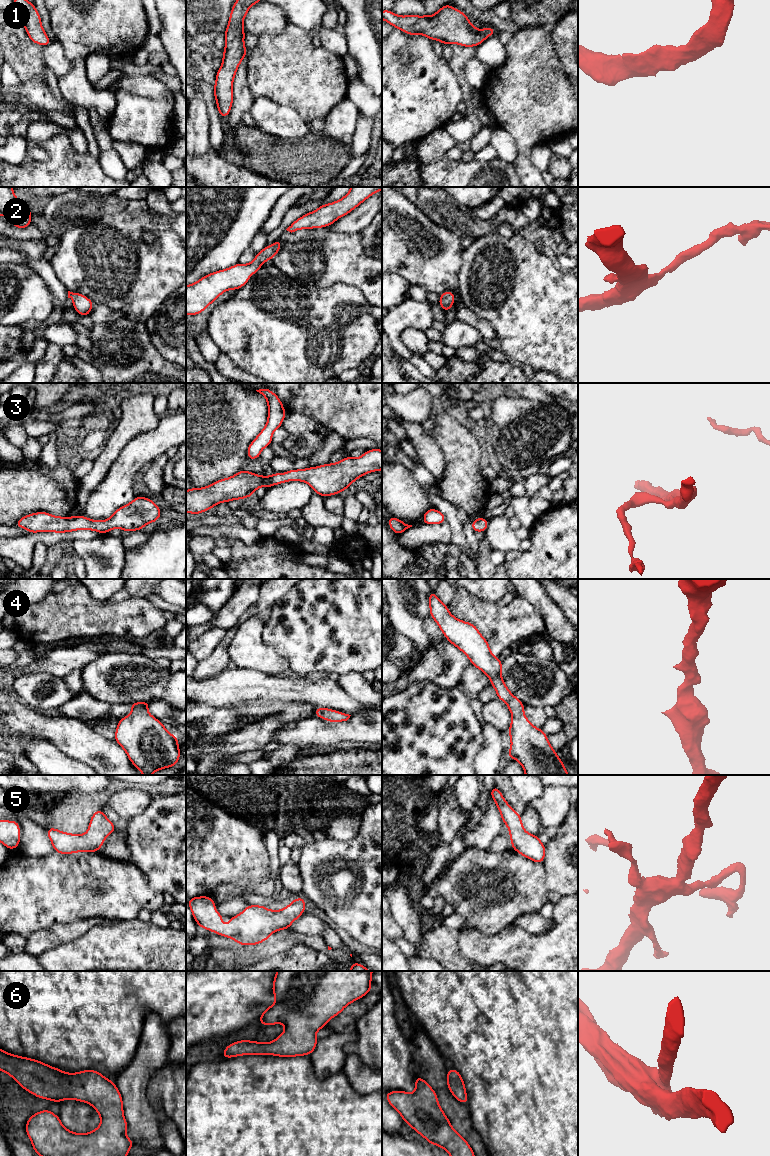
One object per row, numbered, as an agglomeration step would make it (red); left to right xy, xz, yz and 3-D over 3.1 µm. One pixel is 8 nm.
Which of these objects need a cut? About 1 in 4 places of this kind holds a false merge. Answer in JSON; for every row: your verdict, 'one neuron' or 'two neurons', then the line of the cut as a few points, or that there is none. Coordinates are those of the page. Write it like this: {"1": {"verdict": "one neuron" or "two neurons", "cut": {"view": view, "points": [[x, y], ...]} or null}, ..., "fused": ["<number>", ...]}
{"1": {"verdict": "one neuron", "cut": null}, "2": {"verdict": "one neuron", "cut": null}, "3": {"verdict": "one neuron", "cut": null}, "4": {"verdict": "one neuron", "cut": null}, "5": {"verdict": "one neuron", "cut": null}, "6": {"verdict": "one neuron", "cut": null}, "fused": []}

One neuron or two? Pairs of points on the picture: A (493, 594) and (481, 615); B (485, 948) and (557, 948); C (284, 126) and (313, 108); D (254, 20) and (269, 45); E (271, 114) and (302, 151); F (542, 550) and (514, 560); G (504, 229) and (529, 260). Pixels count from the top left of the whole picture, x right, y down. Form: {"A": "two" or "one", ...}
{"A": "two", "B": "one", "C": "two", "D": "two", "E": "two", "F": "one", "G": "two"}

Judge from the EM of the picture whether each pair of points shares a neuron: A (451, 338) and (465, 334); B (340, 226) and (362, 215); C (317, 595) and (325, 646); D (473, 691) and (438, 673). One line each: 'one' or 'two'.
A: one
B: one
C: one
D: two

